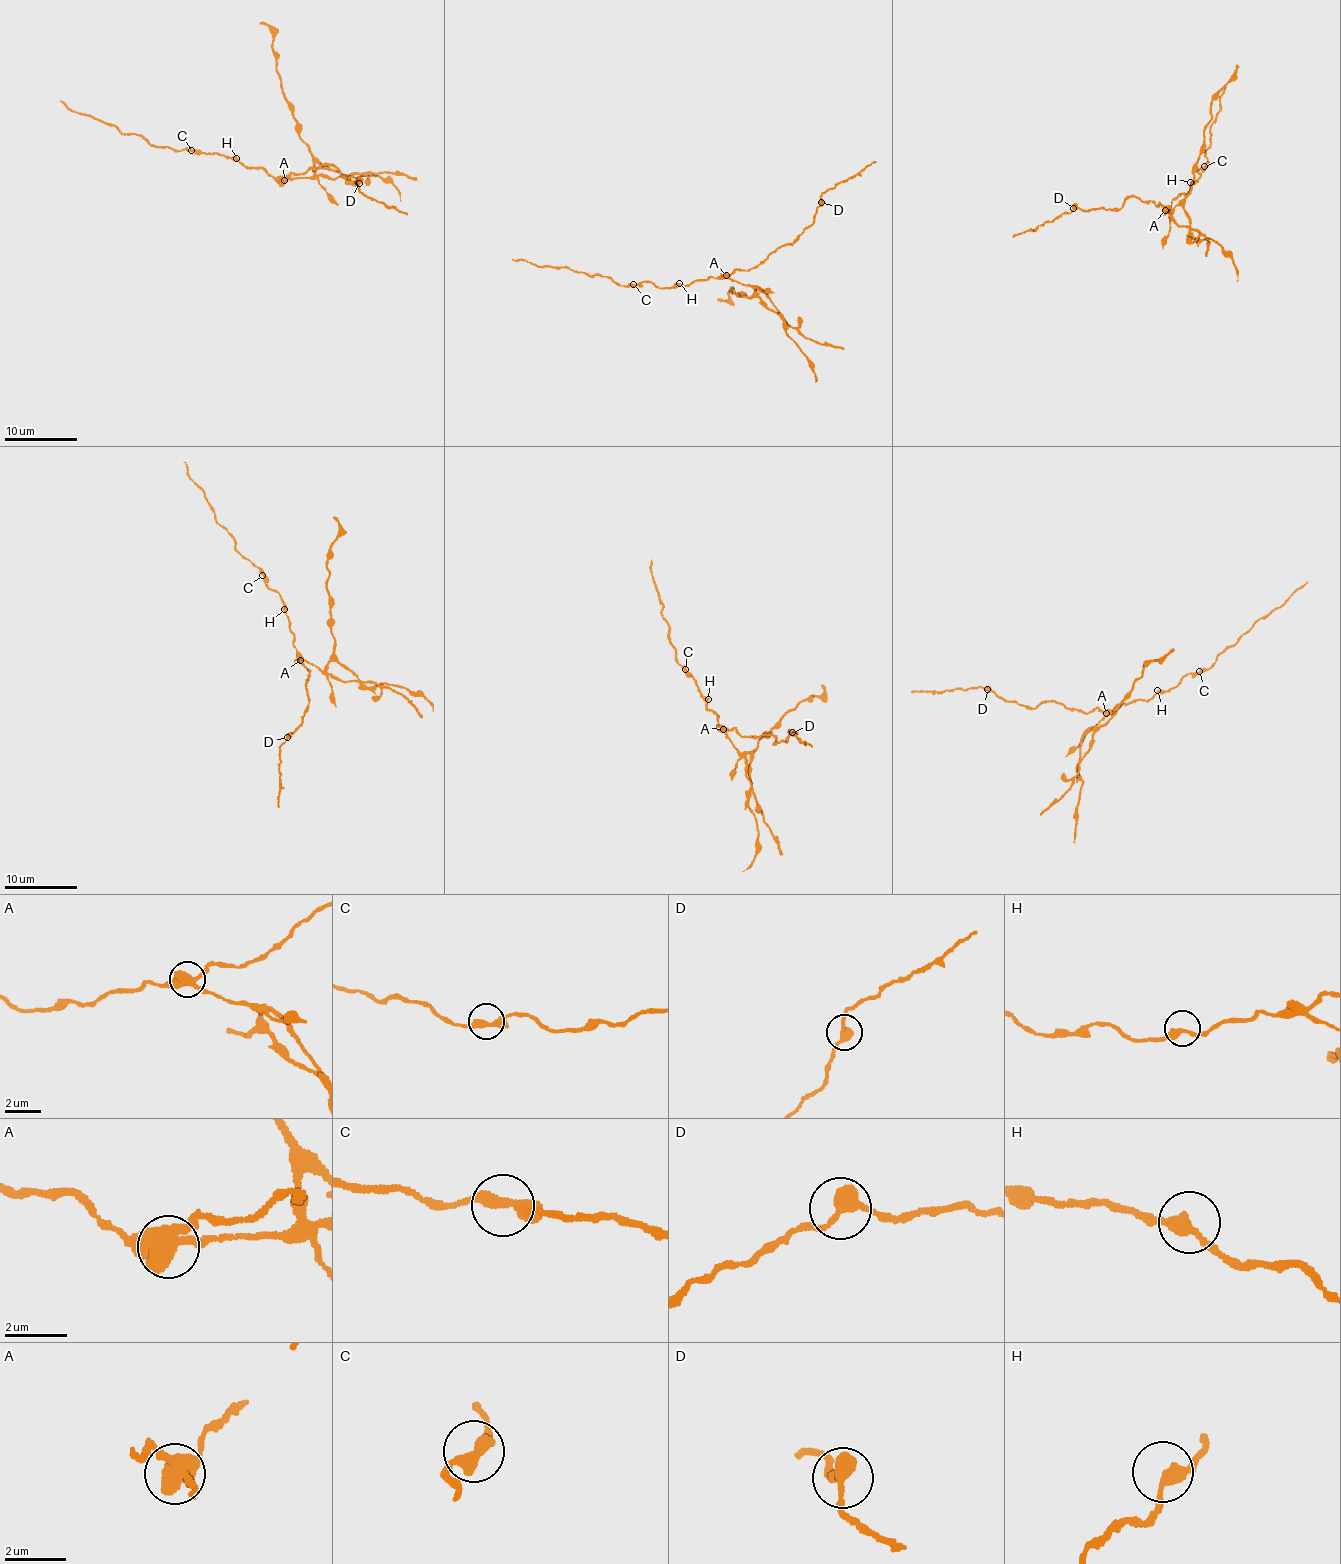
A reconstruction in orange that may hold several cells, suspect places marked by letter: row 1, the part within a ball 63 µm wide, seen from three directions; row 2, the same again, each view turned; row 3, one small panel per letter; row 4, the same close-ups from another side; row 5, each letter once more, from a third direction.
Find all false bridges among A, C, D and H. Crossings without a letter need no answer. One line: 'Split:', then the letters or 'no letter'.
Split: A

